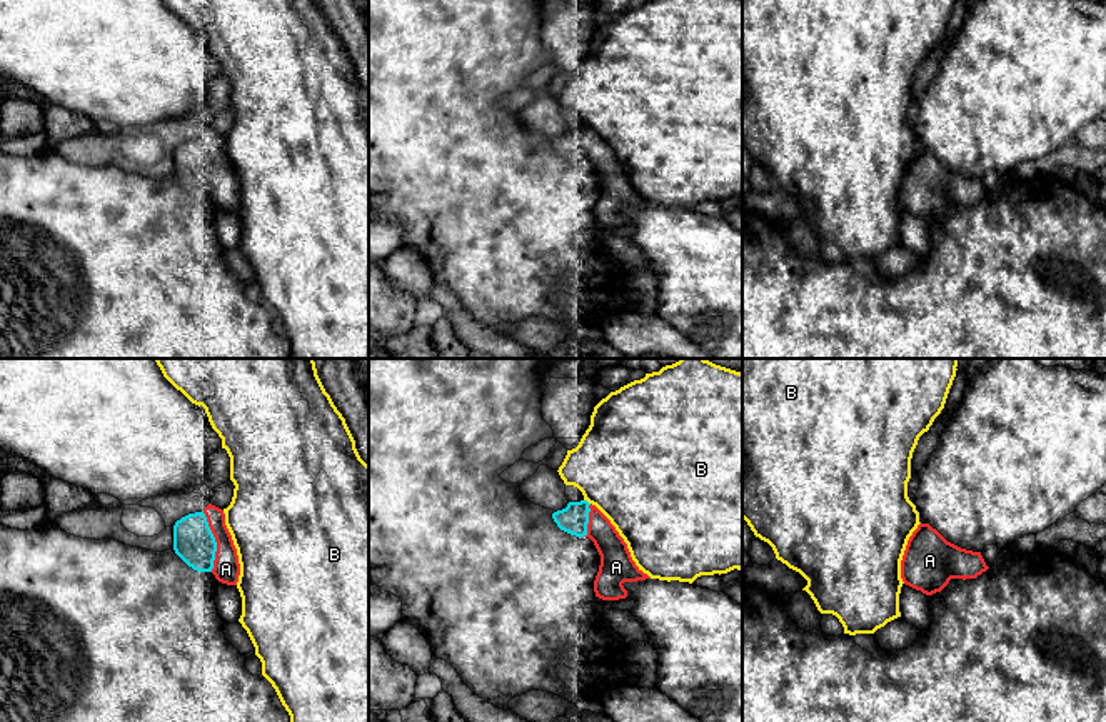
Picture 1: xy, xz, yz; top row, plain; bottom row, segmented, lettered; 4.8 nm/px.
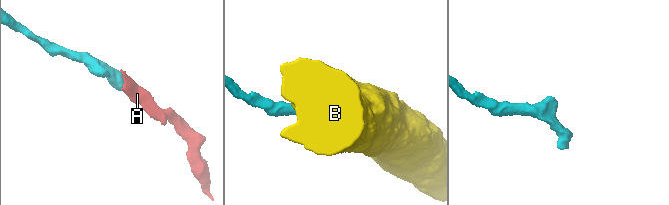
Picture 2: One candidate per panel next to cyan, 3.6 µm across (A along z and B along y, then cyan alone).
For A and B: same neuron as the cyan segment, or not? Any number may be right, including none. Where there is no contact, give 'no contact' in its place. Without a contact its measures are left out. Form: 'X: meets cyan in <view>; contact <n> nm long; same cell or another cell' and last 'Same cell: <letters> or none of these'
A: meets cyan in xy; contact 300 nm long; same cell
B: meets cyan in xz; contact 40 nm long; another cell
Same cell: A

